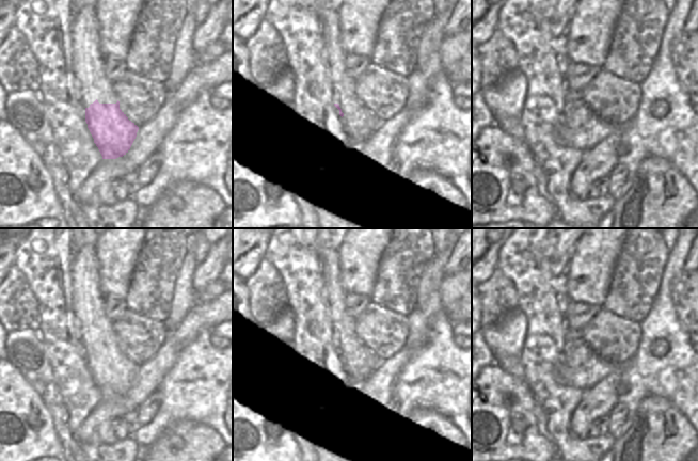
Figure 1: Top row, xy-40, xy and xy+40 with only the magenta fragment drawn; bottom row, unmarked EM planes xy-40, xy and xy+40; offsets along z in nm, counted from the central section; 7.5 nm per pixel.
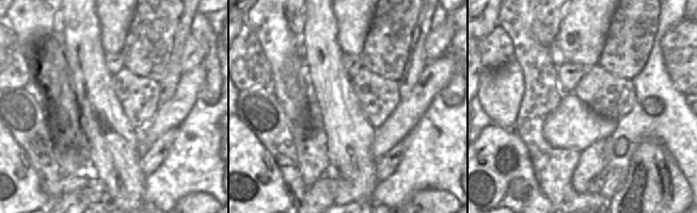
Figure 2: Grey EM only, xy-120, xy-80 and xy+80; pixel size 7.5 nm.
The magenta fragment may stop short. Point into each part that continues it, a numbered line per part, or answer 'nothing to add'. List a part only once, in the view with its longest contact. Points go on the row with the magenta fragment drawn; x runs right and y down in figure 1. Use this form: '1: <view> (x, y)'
1: xy-40 (88, 67)

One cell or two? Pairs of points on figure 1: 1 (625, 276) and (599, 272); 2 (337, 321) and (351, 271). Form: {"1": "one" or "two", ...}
{"1": "two", "2": "two"}

